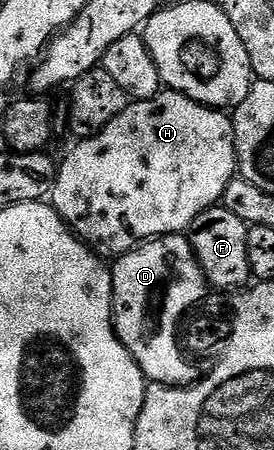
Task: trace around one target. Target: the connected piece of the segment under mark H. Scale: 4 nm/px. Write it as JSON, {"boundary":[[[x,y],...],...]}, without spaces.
{"boundary":[[[163,91],[155,99],[146,101],[133,101],[122,113],[115,115],[103,131],[99,131],[93,137],[87,137],[76,142],[77,146],[65,157],[65,162],[60,162],[57,171],[57,182],[51,194],[51,204],[57,213],[69,224],[69,228],[102,258],[116,259],[124,253],[129,253],[138,242],[144,243],[150,239],[181,235],[189,228],[189,224],[203,211],[214,208],[224,198],[227,191],[227,183],[238,176],[237,148],[235,147],[235,135],[233,134],[233,118],[228,112],[220,109],[210,109],[207,105],[200,105],[187,95],[172,91]]]}

